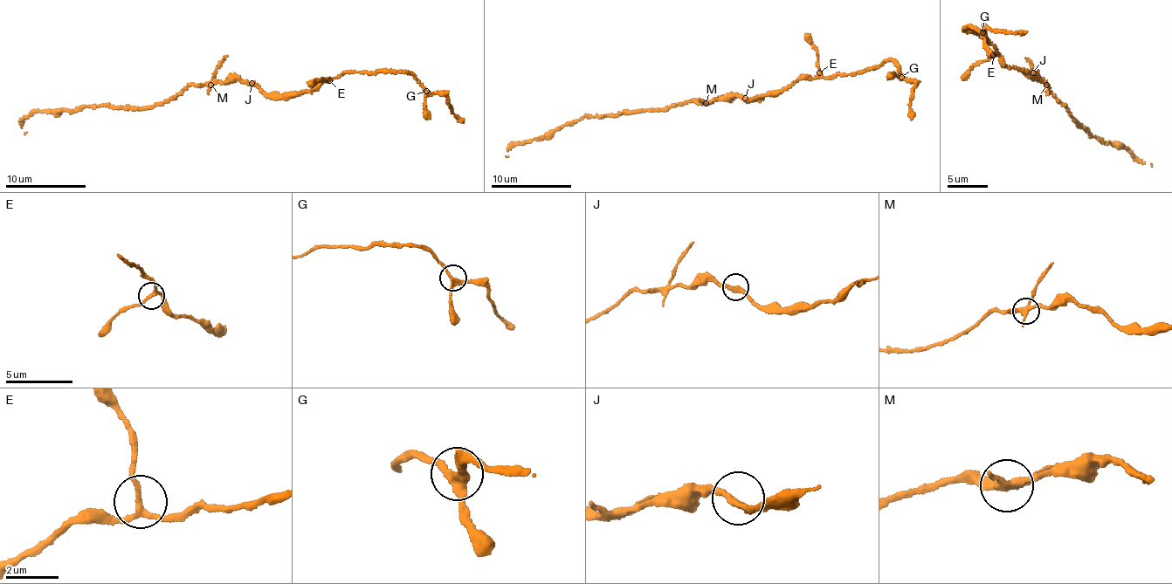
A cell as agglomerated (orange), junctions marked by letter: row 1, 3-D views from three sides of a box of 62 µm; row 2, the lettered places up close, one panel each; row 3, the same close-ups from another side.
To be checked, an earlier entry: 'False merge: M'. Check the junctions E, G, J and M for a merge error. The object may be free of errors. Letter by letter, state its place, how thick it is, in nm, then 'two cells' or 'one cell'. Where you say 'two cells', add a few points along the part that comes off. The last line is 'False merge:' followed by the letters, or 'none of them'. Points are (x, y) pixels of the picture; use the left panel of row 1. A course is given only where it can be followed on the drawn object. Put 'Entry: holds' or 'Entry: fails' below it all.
E: (329, 80) | 190 nm | one cell
G: (426, 91) | 280 nm | one cell
J: (251, 83) | 280 nm | one cell
M: (210, 85) | 280 nm | two cells | (210, 85), (227, 56)
False merge: M
Entry: holds

